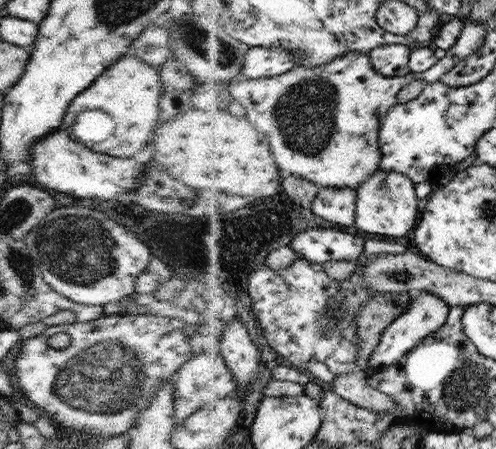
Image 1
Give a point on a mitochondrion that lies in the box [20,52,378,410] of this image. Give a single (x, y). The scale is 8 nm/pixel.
(79, 250)

